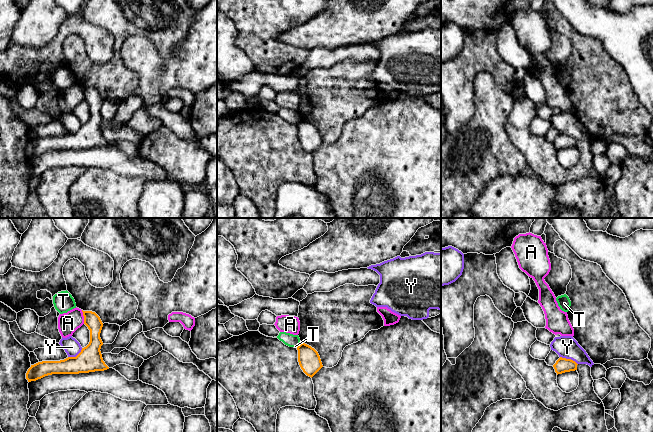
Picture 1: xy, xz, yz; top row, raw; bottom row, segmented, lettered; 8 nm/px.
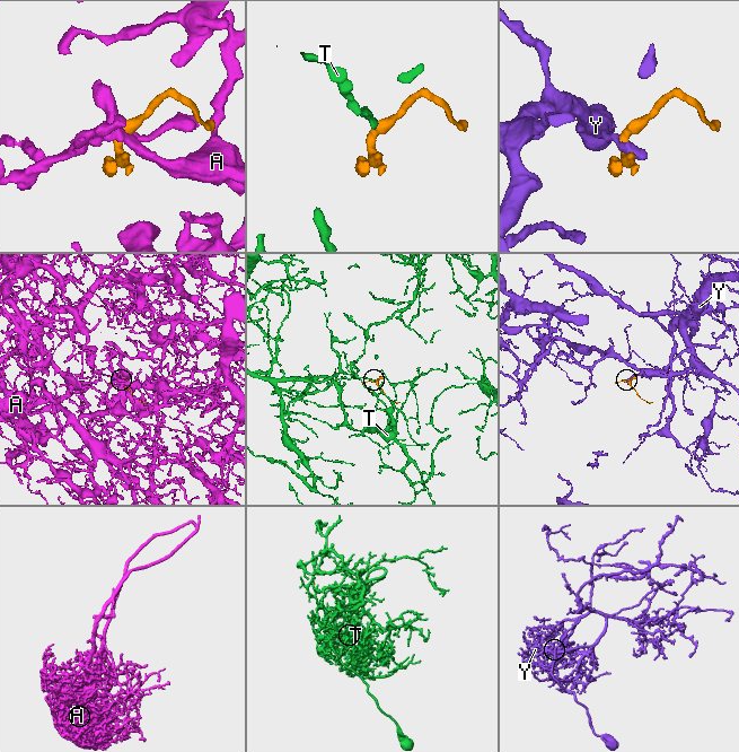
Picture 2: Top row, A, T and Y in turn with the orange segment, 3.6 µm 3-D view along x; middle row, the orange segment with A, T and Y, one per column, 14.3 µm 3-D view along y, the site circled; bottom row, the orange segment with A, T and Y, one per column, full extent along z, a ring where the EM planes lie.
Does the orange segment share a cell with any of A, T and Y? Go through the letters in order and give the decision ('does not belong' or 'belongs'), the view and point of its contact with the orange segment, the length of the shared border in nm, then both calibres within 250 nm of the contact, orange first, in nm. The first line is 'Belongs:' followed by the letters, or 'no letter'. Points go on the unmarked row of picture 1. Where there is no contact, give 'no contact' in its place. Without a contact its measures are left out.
Belongs: no letter
A: does not belong; meets orange in xy at (84, 93); contact 110 nm long; 120 nm thick on the orange side, 170 nm on the other
T: does not belong; meets orange in xz at (299, 121); contact 60 nm long; 180 nm thick on the orange side, 100 nm on the other
Y: does not belong; meets orange in yz at (569, 135); contact 160 nm long; 120 nm thick on the orange side, 180 nm on the other

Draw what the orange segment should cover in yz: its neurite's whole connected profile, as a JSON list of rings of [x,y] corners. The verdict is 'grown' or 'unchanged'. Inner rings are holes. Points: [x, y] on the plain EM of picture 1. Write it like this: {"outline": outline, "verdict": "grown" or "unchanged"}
{"outline": [[[560,133],[556,139],[553,141],[555,148],[558,150],[562,150],[565,148],[575,147],[577,146],[577,139],[571,135],[566,135]]], "verdict": "unchanged"}

